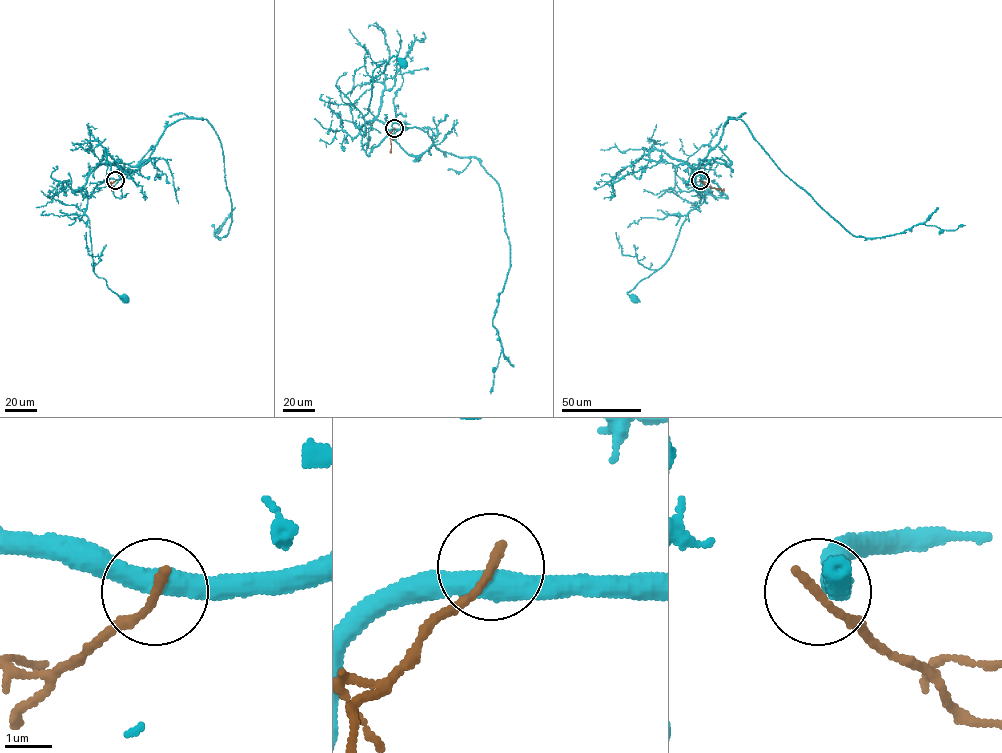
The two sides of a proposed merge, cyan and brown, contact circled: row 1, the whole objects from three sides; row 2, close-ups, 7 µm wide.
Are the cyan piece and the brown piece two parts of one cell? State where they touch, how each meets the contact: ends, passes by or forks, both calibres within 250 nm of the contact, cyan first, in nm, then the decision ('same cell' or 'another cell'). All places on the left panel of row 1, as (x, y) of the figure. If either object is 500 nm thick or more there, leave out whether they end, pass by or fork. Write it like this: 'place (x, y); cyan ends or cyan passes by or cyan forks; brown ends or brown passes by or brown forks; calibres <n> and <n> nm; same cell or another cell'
place (115, 180); cyan passes by; brown ends; calibres 440 and 200 nm; another cell

